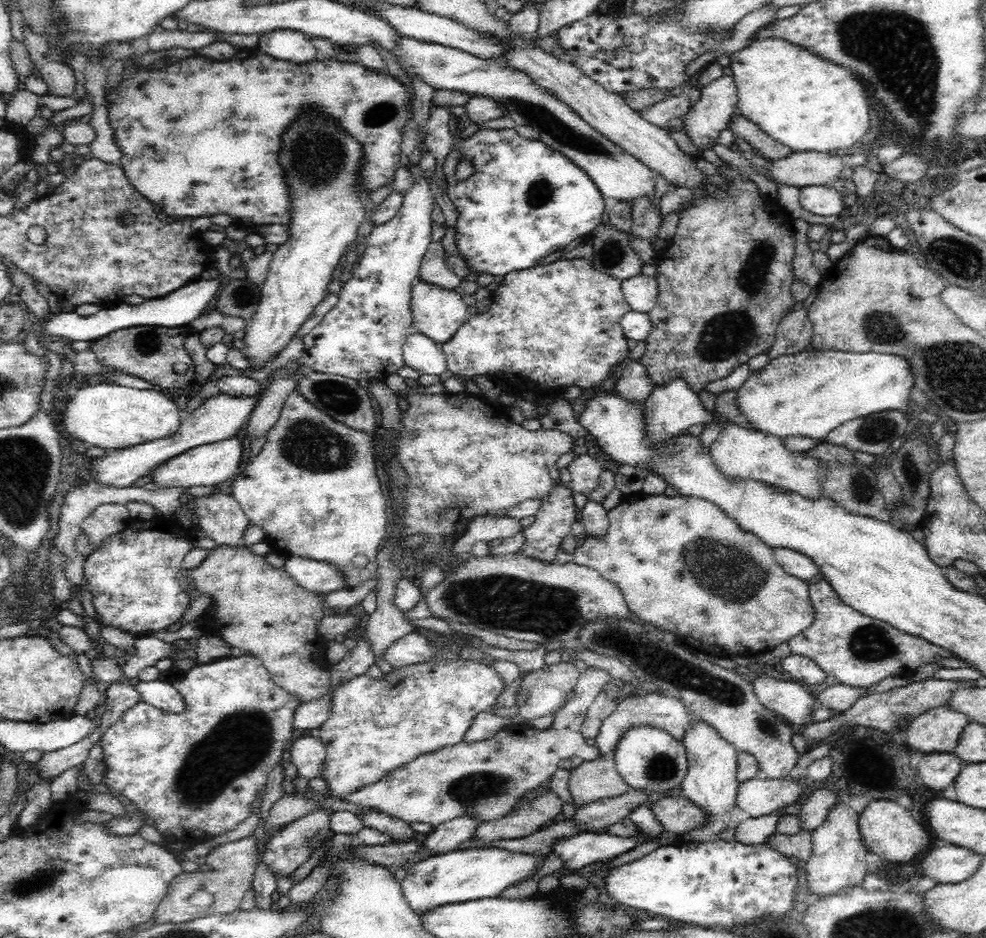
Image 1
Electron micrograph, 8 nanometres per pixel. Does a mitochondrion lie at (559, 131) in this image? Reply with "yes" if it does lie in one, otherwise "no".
yes

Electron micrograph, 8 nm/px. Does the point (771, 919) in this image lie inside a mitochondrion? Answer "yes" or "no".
no

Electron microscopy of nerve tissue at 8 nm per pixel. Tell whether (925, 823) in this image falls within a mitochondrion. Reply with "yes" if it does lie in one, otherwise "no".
no

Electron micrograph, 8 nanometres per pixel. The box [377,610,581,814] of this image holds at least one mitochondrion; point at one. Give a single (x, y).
(480, 787)

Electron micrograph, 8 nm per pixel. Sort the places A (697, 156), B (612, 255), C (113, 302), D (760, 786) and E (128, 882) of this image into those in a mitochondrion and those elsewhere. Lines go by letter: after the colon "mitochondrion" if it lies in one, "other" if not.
A: other
B: mitochondrion
C: other
D: other
E: other

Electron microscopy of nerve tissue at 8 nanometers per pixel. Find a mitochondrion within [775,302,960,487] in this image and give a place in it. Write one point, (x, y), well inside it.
(879, 428)

